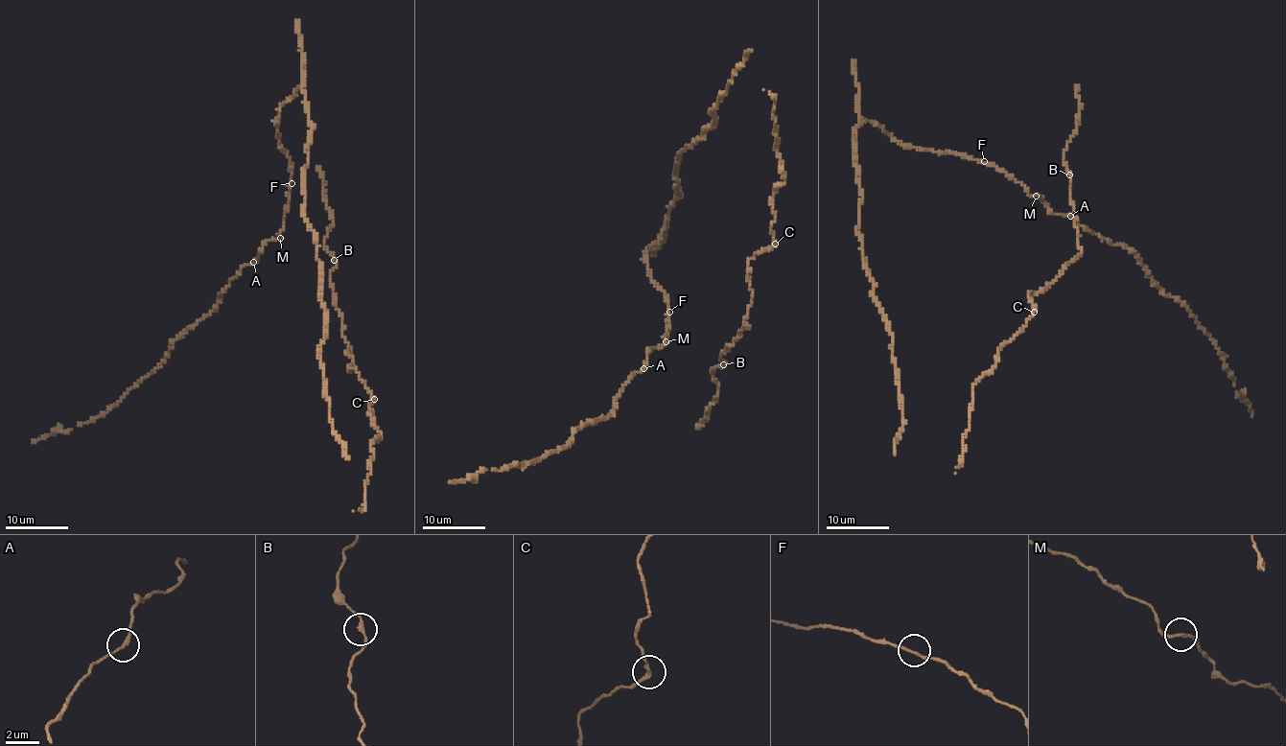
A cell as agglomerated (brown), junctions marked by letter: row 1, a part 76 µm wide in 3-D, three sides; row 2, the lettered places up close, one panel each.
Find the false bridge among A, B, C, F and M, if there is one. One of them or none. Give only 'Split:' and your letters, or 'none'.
Split: none

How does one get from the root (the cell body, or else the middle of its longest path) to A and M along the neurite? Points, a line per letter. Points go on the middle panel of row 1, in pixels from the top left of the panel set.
A: (667, 311), (670, 324), (668, 336), (664, 336), (666, 342), (650, 350), (643, 368)
M: (667, 311), (670, 324), (668, 336), (664, 336), (666, 341)

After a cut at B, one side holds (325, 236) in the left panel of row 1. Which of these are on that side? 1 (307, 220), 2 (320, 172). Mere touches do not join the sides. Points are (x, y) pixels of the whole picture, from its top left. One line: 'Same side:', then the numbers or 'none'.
Same side: 2

